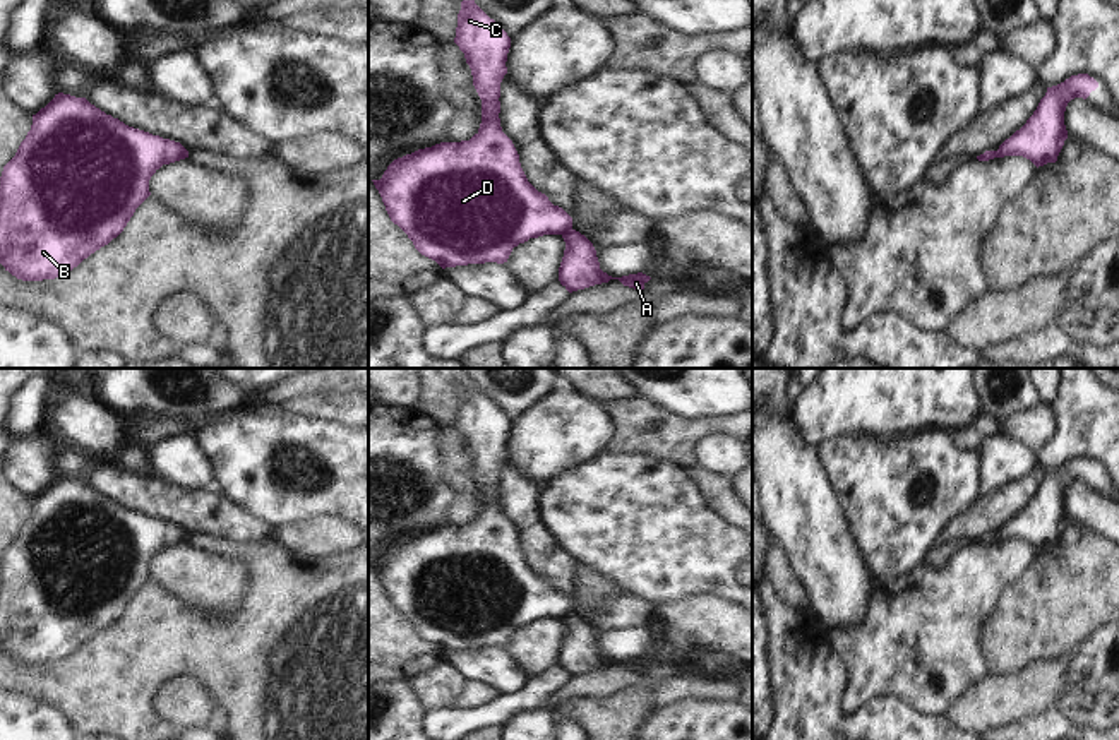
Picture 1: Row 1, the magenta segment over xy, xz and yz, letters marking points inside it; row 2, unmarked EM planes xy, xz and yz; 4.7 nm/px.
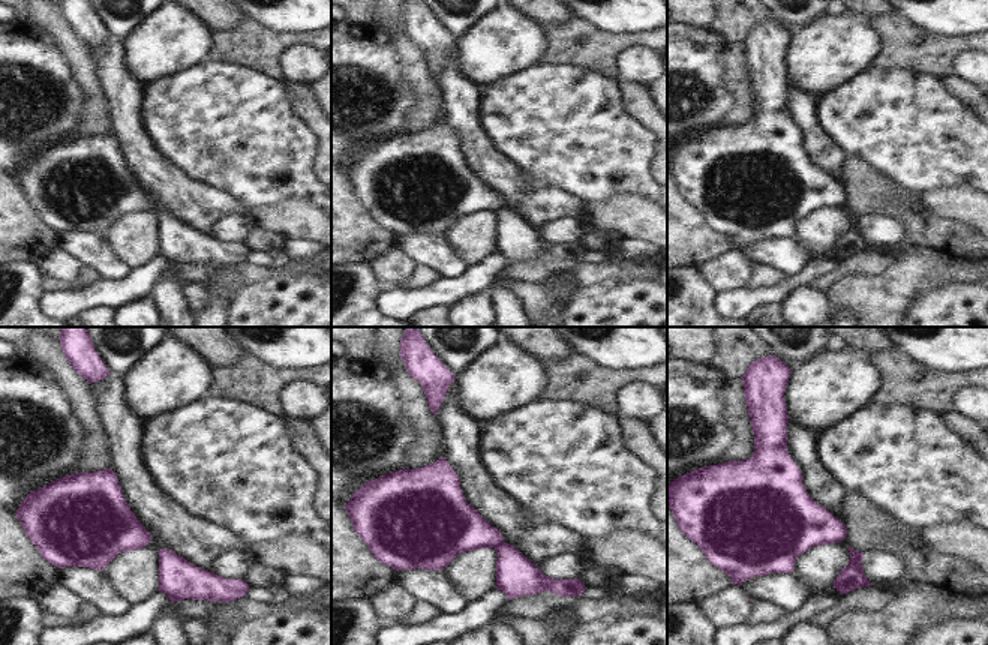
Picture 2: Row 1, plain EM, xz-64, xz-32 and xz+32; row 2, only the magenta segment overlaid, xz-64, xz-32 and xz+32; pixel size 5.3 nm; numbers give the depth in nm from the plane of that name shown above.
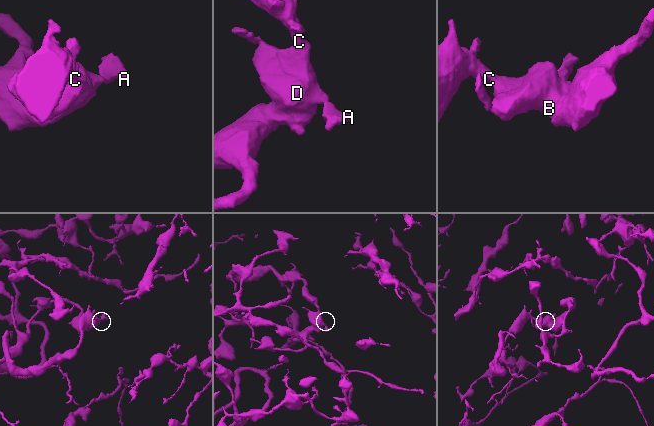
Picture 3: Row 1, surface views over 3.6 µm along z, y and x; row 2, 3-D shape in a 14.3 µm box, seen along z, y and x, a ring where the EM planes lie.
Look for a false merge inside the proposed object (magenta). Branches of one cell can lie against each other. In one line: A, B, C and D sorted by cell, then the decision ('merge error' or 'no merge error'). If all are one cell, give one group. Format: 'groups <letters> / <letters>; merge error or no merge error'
groups A / B C D; merge error

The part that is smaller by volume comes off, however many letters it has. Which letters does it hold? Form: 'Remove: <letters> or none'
Remove: A

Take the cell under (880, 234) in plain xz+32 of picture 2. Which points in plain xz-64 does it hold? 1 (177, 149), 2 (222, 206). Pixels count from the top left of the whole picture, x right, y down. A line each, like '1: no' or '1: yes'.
1: yes
2: no

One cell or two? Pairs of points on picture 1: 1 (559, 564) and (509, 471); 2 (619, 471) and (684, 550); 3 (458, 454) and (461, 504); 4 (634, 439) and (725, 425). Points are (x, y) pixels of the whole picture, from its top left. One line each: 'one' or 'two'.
1: one
2: one
3: one
4: one

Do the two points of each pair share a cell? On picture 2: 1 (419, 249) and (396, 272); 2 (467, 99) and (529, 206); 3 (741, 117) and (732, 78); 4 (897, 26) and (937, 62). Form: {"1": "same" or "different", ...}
{"1": "different", "2": "same", "3": "same", "4": "same"}

